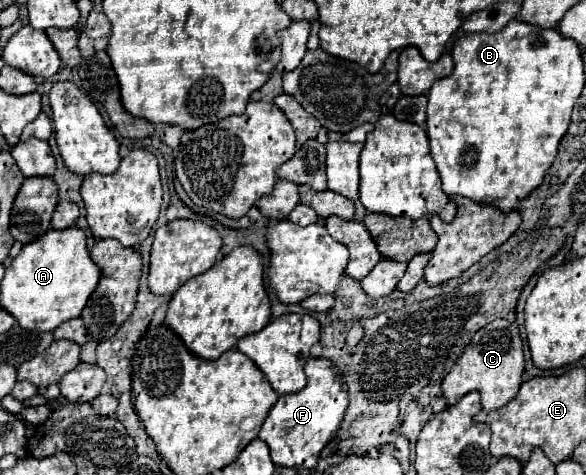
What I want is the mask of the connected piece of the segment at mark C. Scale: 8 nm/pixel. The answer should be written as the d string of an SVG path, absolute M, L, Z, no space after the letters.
M499 318L481 328L479 332L475 332L471 344L463 350L457 364L441 382L441 394L445 396L447 404L457 404L465 394L477 390L481 394L481 408L485 412L491 412L511 402L517 396L521 382L523 382L523 340L519 336L515 322Z

